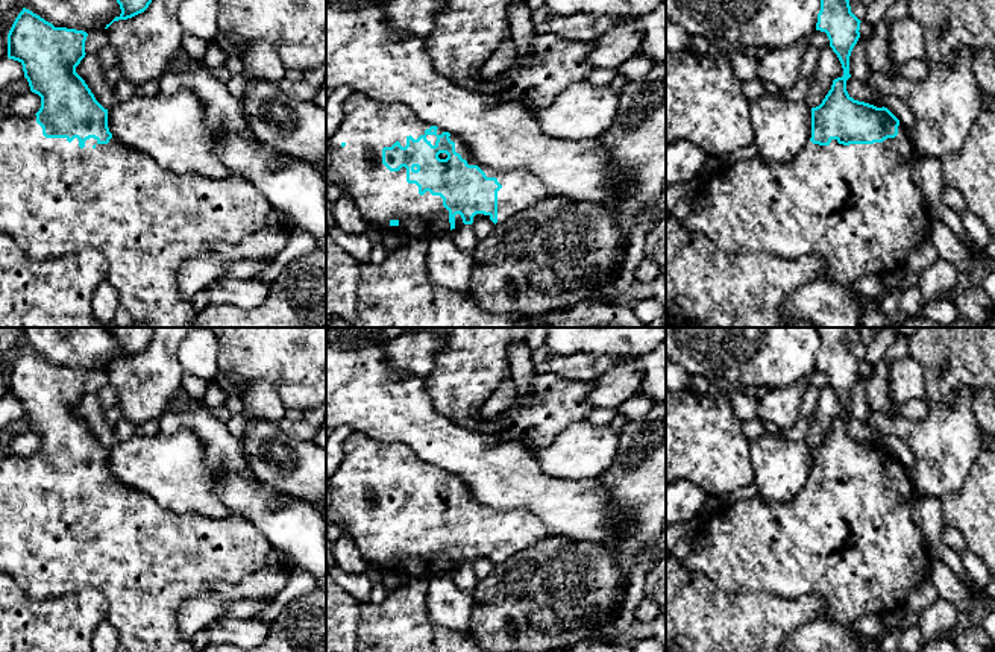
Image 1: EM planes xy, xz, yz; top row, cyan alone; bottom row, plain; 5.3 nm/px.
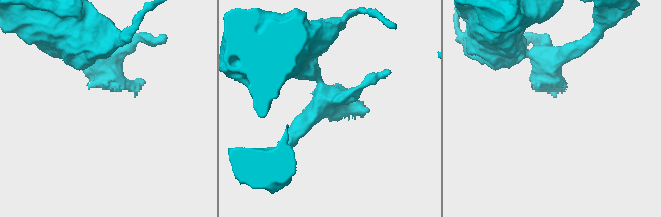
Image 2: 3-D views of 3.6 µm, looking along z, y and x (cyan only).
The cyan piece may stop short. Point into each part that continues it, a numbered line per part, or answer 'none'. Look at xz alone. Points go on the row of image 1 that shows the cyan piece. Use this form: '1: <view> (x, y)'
1: xz (367, 126)

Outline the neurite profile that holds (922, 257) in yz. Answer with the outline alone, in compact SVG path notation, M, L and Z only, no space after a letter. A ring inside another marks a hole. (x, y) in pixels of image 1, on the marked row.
M927 240L909 253L906 264L901 267L899 271L901 273L922 273L936 259L939 259L937 250L933 246L933 243Z

